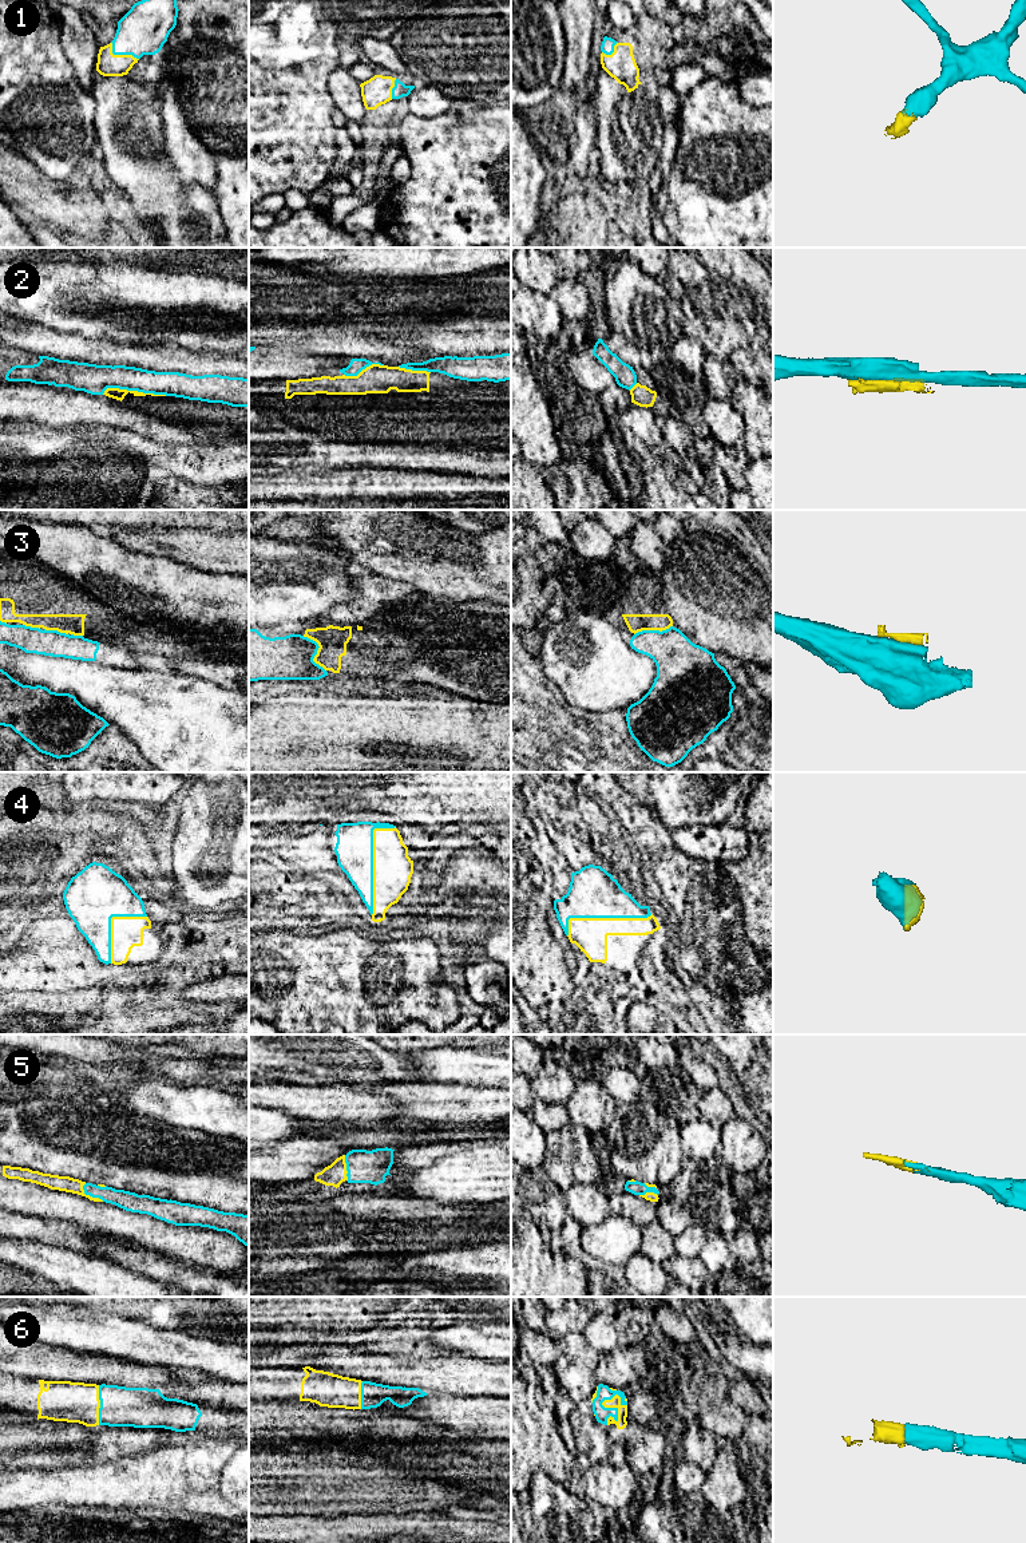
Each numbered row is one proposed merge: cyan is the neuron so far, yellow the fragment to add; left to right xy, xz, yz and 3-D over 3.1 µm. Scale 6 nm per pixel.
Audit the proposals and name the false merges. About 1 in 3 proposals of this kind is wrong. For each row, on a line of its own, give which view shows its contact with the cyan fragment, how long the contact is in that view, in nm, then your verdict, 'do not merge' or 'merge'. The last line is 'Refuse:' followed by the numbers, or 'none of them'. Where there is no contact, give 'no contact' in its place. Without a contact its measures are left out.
1: meets cyan in xy; contact 200 nm long; merge
2: meets cyan in xy; contact 400 nm long; do not merge
3: meets cyan in xz; contact 260 nm long; do not merge
4: meets cyan in xz; contact 550 nm long; merge
5: meets cyan in xy; contact 160 nm long; merge
6: meets cyan in yz; contact 200 nm long; merge
Refuse: 2, 3

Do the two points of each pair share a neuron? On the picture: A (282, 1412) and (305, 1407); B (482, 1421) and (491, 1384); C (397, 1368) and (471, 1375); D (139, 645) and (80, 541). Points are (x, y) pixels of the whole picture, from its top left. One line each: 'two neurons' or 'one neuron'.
A: one neuron
B: two neurons
C: one neuron
D: two neurons

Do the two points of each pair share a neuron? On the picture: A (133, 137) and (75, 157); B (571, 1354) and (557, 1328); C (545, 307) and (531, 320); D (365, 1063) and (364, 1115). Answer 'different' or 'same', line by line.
A: different
B: different
C: same
D: different

